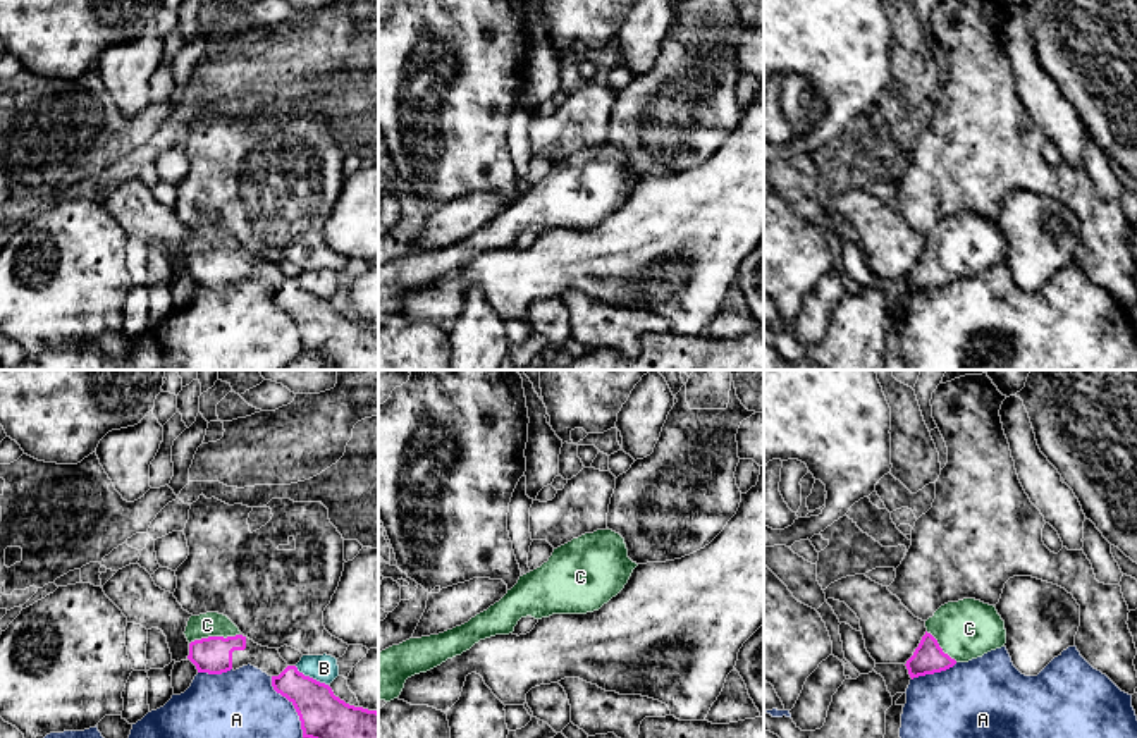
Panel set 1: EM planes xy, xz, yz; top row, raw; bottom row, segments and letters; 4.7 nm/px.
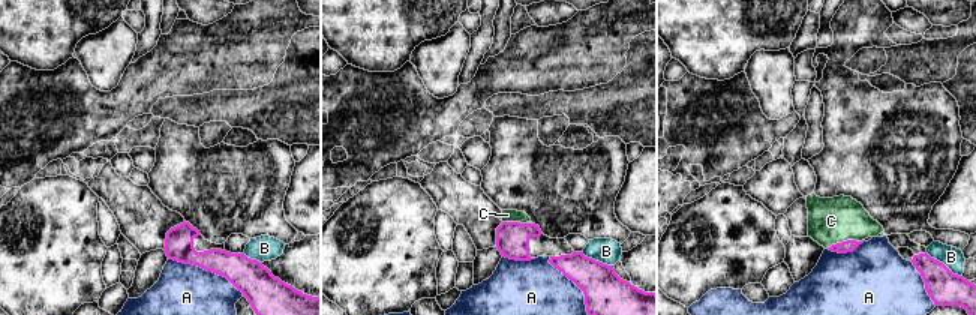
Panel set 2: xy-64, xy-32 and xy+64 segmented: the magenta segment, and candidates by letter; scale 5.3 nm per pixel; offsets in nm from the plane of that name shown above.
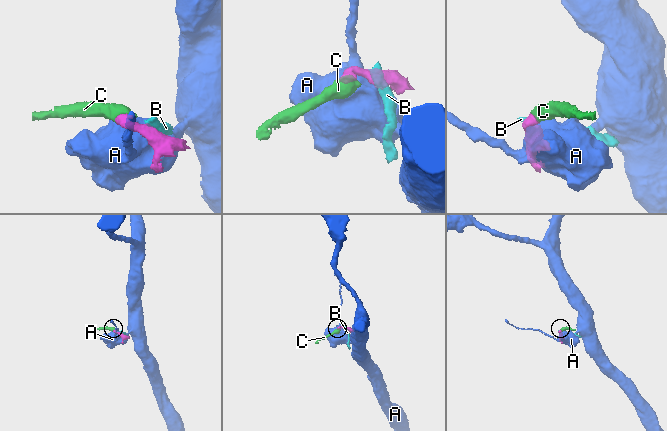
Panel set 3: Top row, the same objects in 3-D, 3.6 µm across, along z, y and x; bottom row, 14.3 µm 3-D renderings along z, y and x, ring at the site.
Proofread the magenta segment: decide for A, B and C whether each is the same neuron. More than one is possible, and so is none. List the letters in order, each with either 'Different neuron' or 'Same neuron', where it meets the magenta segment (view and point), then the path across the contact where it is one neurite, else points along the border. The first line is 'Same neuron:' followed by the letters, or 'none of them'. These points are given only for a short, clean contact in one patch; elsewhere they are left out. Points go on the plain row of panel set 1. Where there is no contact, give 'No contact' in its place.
Same neuron: C
A: Different neuron. Touches magenta at xy (293, 319)
B: Different neuron. Touches magenta at xy (312, 293). Boundary: xy (295, 281), (327, 300)
C: Same neuron. Touches magenta at xy (214, 252). Path across: xy (214, 269), (214, 252), (207, 239)

